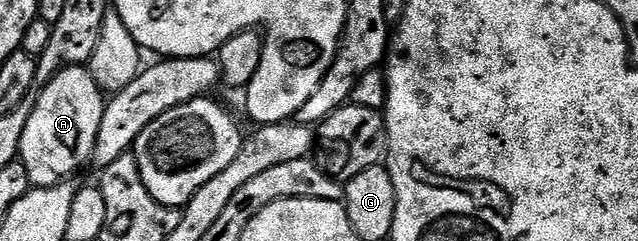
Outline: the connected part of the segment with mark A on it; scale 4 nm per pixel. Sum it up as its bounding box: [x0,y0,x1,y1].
[19,66,106,187]

